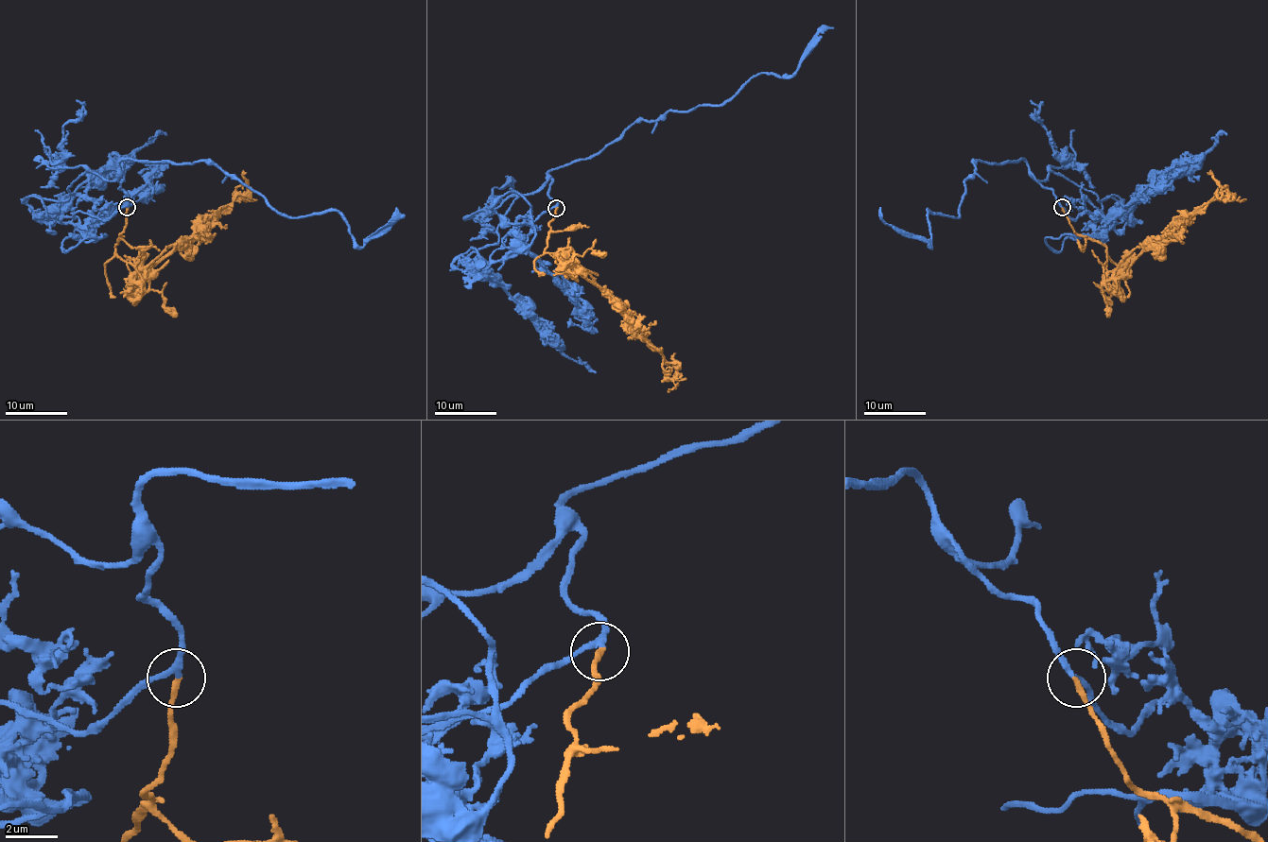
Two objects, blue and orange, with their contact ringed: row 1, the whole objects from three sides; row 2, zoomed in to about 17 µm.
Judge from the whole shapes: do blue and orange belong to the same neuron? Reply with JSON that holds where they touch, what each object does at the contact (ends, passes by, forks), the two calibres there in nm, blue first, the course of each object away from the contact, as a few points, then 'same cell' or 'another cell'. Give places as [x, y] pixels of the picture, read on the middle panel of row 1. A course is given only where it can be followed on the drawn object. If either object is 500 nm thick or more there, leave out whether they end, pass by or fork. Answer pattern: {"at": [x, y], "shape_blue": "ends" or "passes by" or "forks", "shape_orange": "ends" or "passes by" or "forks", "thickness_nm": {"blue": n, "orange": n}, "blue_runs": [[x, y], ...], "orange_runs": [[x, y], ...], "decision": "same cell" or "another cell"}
{"at": [556, 208], "shape_blue": "passes by", "shape_orange": "ends", "thickness_nm": {"blue": 200, "orange": 200}, "blue_runs": [[556, 207], [548, 173], [599, 154], [634, 124], [726, 103], [766, 73], [790, 76], [826, 26]], "orange_runs": [[556, 209], [545, 251], [565, 255], [675, 366], [673, 355]], "decision": "same cell"}

